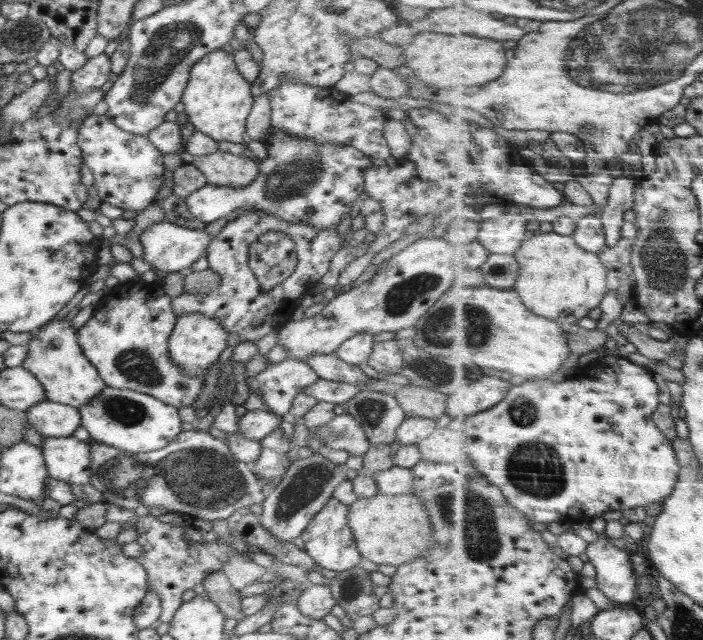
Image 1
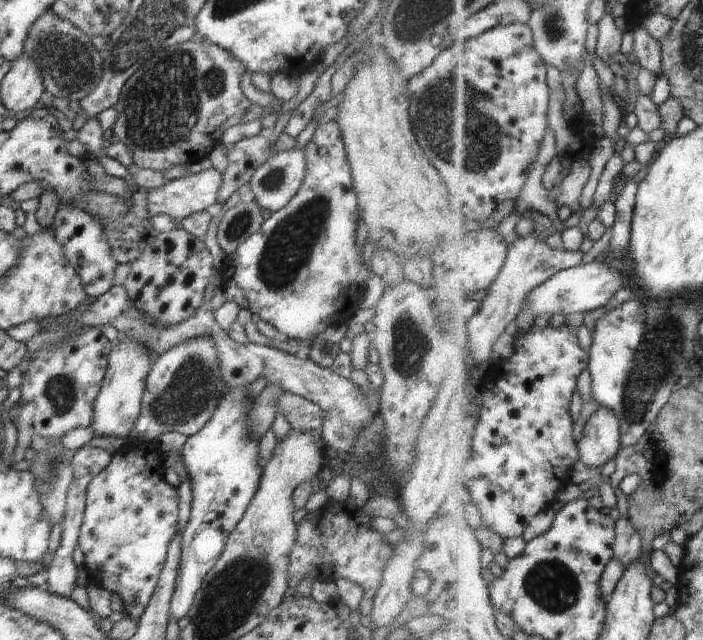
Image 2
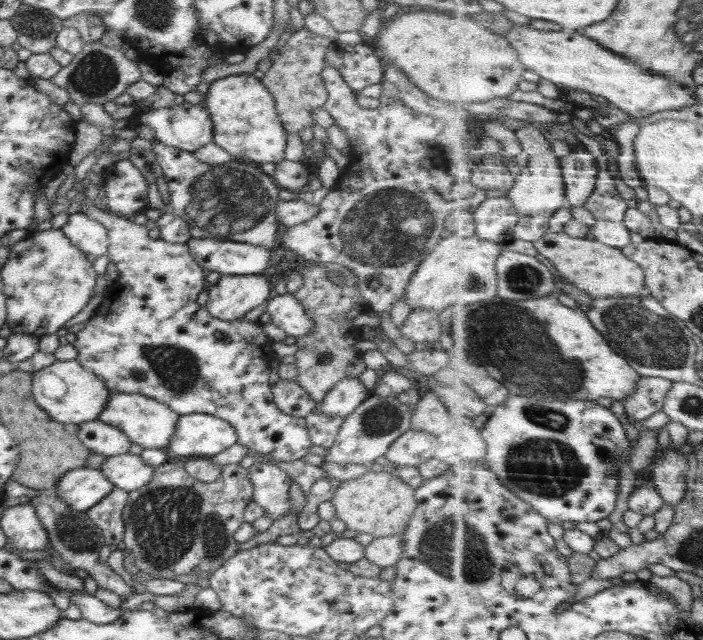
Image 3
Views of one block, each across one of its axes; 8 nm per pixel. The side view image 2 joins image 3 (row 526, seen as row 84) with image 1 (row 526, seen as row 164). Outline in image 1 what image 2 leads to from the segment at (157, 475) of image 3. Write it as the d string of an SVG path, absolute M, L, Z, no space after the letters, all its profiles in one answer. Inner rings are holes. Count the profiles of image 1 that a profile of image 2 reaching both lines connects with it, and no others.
M155 514L138 517L136 525L138 539L136 542L142 546L142 553L138 562L146 569L149 590L154 591L161 602L160 622L170 622L182 602L182 593L190 590L198 583L203 584L207 574L220 571L236 550L226 543L215 541L214 543L186 543L182 538L184 530L182 525L162 523L156 519Z

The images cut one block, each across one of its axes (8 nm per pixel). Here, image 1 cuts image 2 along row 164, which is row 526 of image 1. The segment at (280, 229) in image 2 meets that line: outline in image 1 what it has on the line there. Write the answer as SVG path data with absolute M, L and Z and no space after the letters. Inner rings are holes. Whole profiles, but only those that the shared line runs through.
M330 497L323 509L315 514L315 518L301 534L305 551L316 561L316 564L335 572L350 570L362 560L348 524L347 514L348 505L338 501L335 497Z

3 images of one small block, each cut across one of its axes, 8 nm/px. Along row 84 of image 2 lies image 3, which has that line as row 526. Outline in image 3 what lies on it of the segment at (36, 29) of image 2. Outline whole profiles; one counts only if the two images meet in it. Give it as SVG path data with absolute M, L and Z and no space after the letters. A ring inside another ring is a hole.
M40 491L40 495L31 499L30 503L34 505L42 526L47 530L52 548L60 554L65 564L74 570L86 571L96 580L100 588L118 594L119 598L128 598L133 595L133 588L126 584L122 577L117 575L107 563L98 561L98 552L105 544L104 537L95 522L88 518L87 511L72 510L70 505L53 491Z

